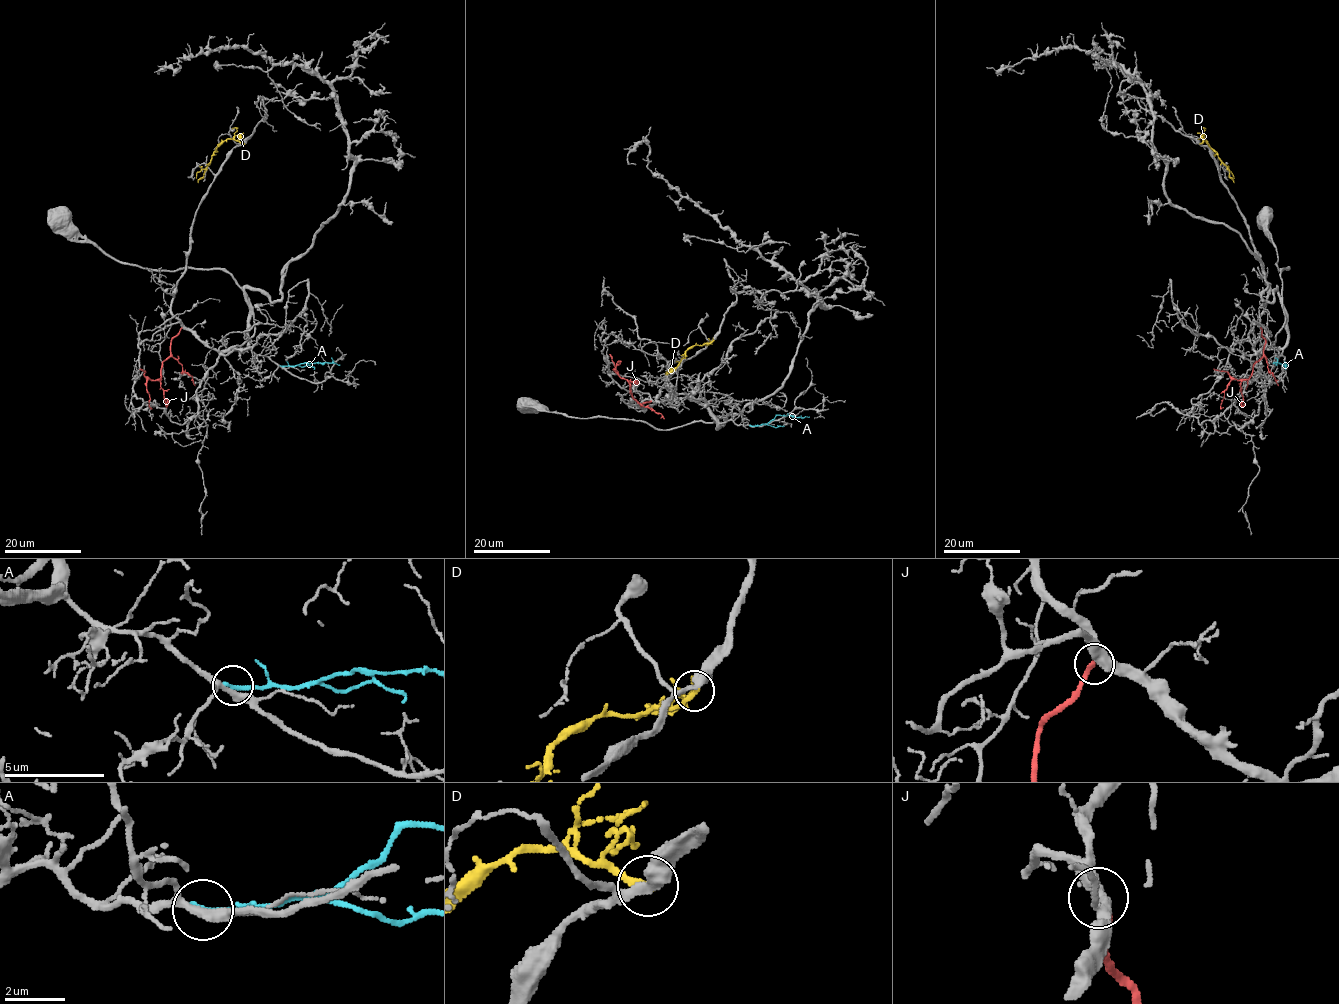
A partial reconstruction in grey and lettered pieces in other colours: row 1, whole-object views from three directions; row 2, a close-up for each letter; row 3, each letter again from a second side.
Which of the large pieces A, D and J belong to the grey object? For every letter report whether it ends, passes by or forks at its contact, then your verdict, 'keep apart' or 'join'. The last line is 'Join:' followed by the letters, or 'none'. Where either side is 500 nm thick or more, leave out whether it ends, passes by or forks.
A: it ends; keep apart
D: it ends; keep apart
J: it ends; keep apart
Join: none

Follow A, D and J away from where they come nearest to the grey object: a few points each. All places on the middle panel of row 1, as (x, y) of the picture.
A: (751, 425), (767, 424), (777, 415), (809, 417)
D: (713, 341), (690, 346), (677, 367), (667, 374)
J: (651, 401), (639, 404), (631, 394), (630, 384), (615, 370), (618, 361), (620, 364)

